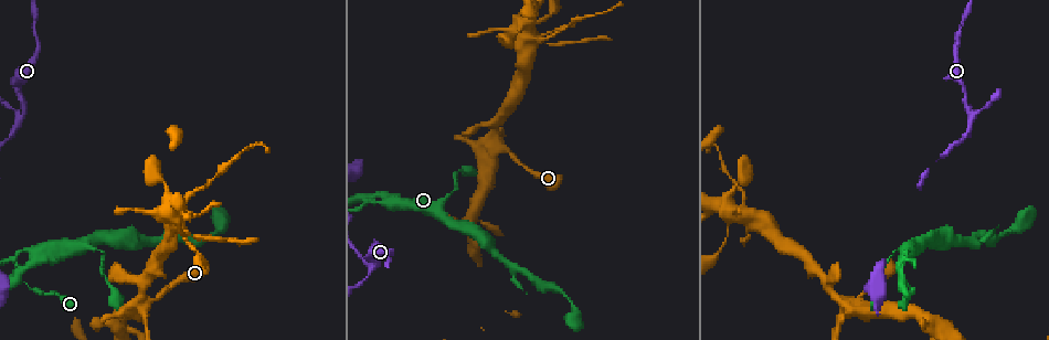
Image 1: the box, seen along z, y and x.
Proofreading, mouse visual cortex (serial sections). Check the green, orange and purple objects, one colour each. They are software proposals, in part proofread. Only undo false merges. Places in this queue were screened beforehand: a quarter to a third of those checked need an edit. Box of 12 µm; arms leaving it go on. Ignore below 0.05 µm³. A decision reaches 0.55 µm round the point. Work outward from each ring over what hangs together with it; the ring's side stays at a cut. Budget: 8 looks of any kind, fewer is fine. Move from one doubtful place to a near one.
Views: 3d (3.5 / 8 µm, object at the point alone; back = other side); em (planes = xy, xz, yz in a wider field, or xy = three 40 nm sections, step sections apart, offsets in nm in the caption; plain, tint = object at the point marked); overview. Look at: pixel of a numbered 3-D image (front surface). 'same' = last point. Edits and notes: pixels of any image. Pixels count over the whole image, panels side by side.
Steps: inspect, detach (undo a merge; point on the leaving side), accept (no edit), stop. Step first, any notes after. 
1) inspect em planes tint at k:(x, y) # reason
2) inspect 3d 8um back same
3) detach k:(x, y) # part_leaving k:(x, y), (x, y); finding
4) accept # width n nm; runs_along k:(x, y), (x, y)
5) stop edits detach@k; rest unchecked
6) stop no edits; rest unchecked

inspect 3d 3.5um at 1:(15, 281) # sharp bend

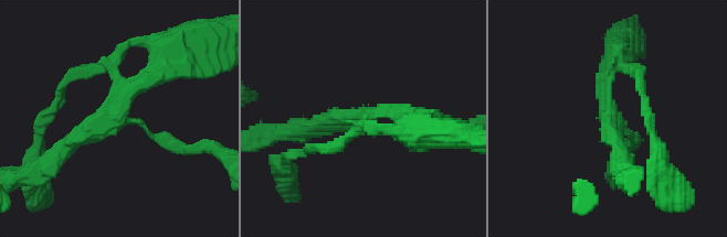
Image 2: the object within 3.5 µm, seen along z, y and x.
inspect em xy step 3 tint at 2:(118, 116) # arms 4; arm_widths 150, 150, 200, 250 nm

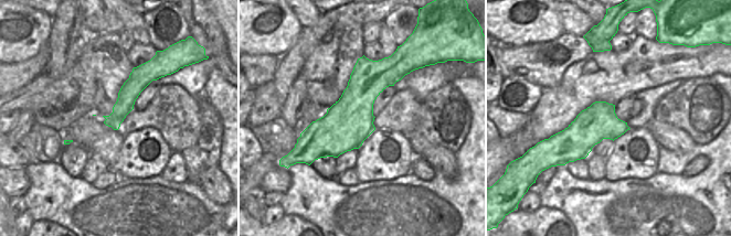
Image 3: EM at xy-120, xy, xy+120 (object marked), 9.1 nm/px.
accept # width 440 nm; runs_along 2:(631, 144), (602, 94), (611, 64); one cell here

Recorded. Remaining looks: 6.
inspect 3d 8um at 1:(918, 248) # side arm on a straight run

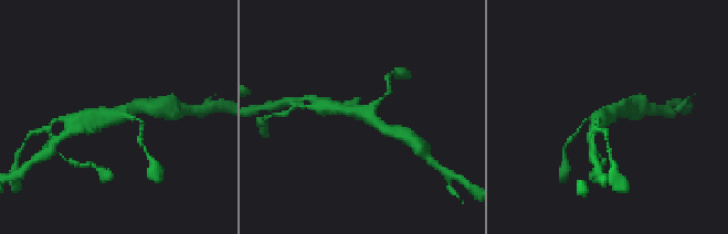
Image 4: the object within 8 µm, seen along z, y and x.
inspect 3d 3.5um at 4:(121, 115) # zoom in

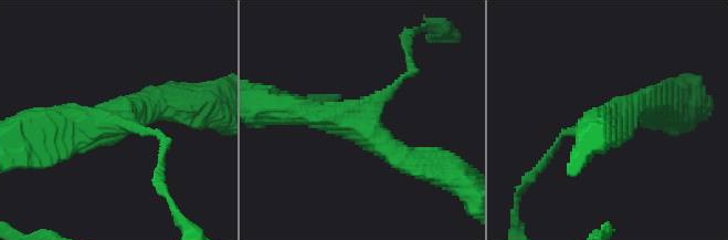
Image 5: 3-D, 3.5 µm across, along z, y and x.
accept # arm_widths 150, 350, 400 nm; runs_along 5:(287, 110), (345, 117), (415, 163); one cell here

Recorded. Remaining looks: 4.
inspect 3d 3.5um back at 1:(970, 114) # sharp bend

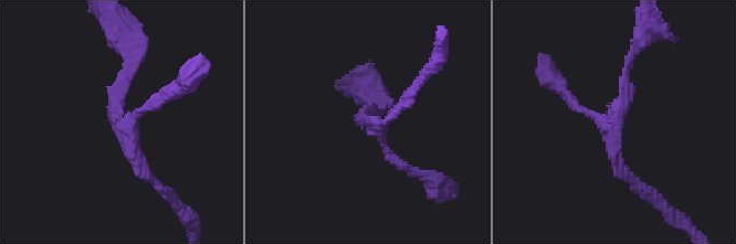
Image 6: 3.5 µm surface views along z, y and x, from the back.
inspect em xy step 3 tint at 6:(366, 124)

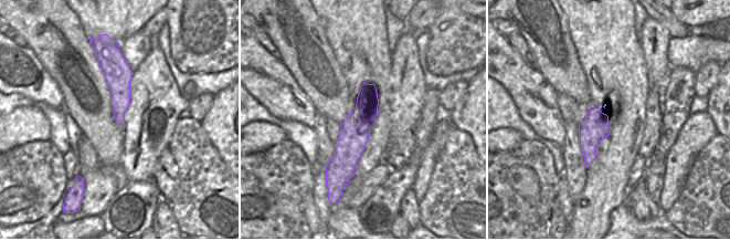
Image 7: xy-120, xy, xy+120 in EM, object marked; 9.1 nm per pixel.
accept # arm_widths 150, 150, 150 nm; runs_along 6:(137, 60), (117, 124), (158, 184); all the same cell

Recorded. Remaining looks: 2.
inspect 3d 3.5um at 1:(847, 301) # four or more arms meet

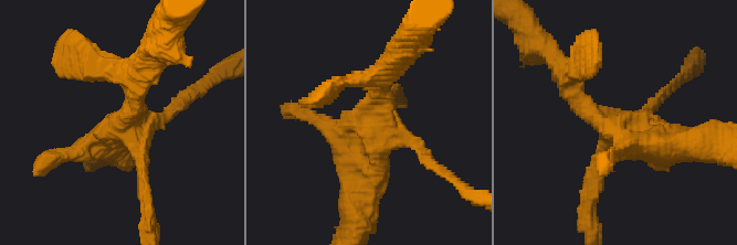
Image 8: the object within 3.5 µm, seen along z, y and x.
accept # all the same cell

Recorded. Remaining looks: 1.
stop no edits; rest unchecked

